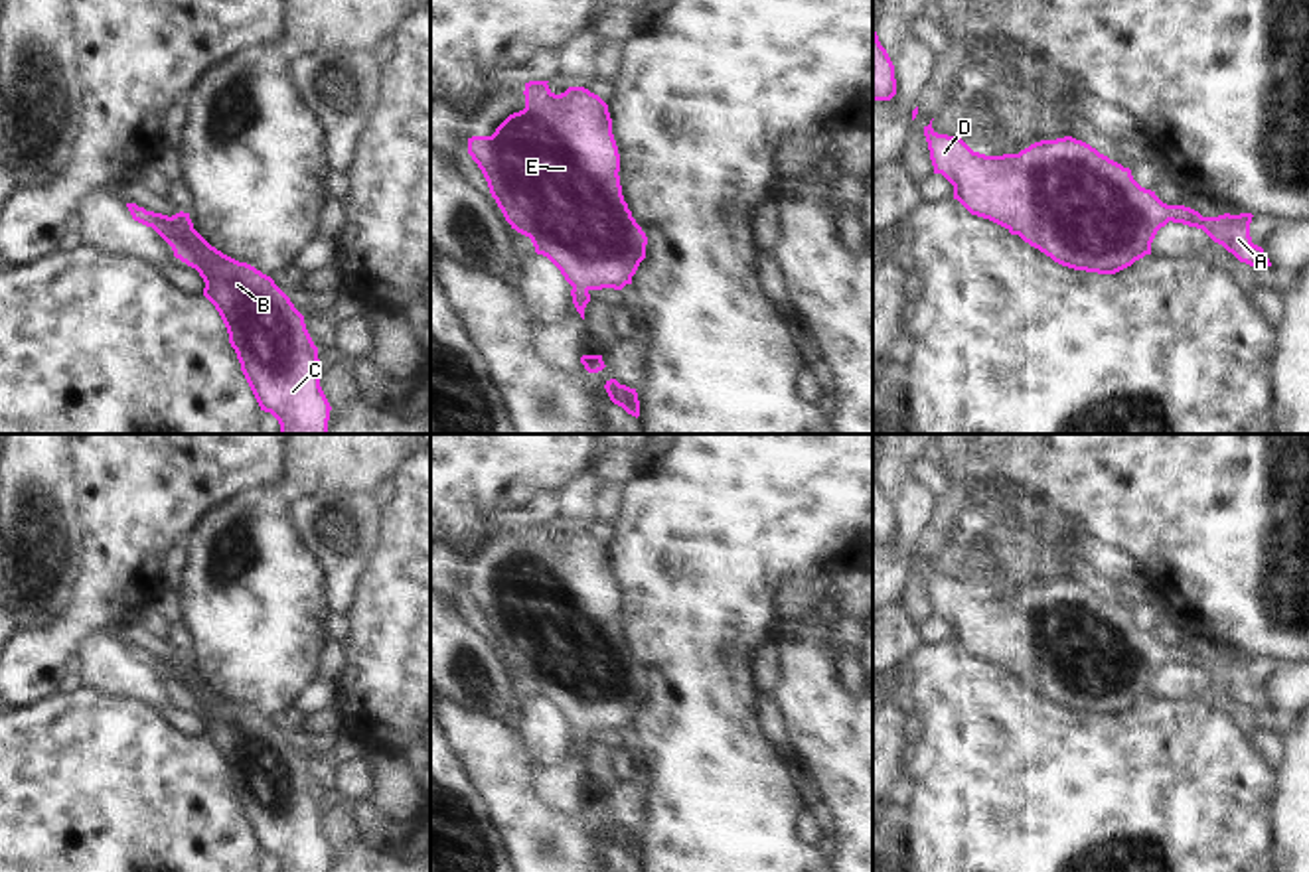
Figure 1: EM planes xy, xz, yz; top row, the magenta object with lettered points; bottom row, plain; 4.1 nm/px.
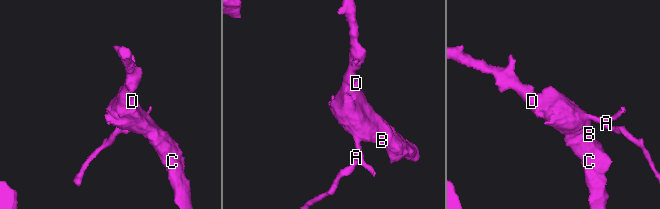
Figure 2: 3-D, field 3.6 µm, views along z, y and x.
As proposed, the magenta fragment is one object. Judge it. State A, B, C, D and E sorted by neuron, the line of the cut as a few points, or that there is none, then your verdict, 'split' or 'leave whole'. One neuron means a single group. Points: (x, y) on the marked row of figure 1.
groups A B C D E; cut none; leave whole

